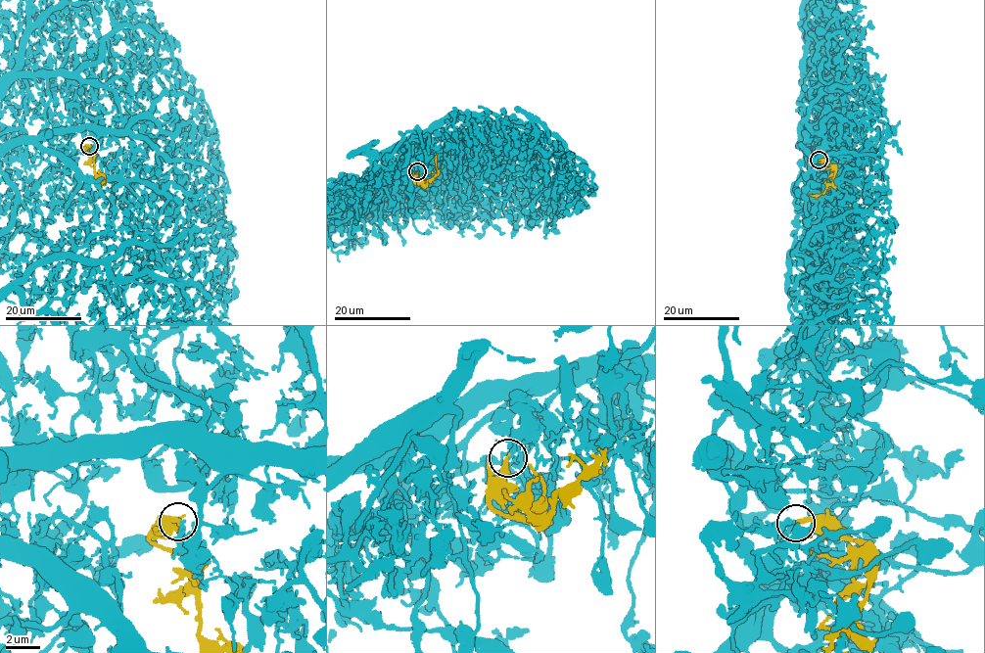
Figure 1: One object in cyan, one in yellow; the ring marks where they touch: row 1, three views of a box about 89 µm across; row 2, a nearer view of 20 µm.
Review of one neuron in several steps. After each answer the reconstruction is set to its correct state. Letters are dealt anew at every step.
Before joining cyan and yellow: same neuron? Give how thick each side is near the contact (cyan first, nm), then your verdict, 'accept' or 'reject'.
calibres 280 and 320 nm; accept

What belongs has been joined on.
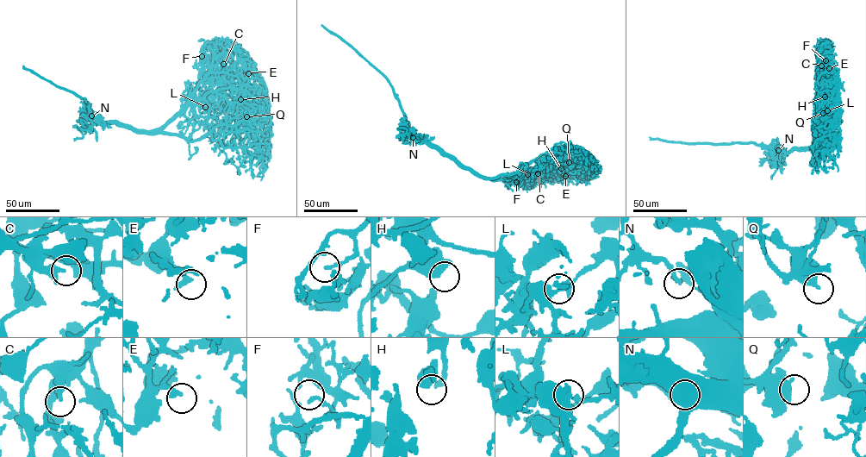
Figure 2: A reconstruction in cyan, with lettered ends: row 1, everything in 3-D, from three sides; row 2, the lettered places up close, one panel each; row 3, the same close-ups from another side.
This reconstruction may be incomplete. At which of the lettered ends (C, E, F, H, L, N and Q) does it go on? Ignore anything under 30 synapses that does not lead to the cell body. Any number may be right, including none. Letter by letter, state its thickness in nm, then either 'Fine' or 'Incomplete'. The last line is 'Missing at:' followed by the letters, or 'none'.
C: Thickness 400 nm. Fine
E: Thickness 200 nm. Fine
F: Thickness 200 nm. Fine
H: Thickness 500 nm. Fine
L: Thickness 150 nm. Fine
N: Thickness 240 nm. Fine
Q: Thickness 700 nm. Fine
Missing at: none

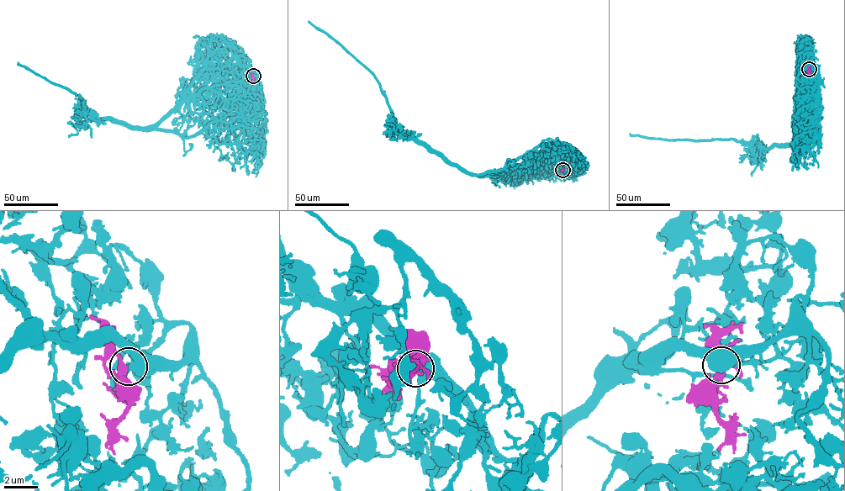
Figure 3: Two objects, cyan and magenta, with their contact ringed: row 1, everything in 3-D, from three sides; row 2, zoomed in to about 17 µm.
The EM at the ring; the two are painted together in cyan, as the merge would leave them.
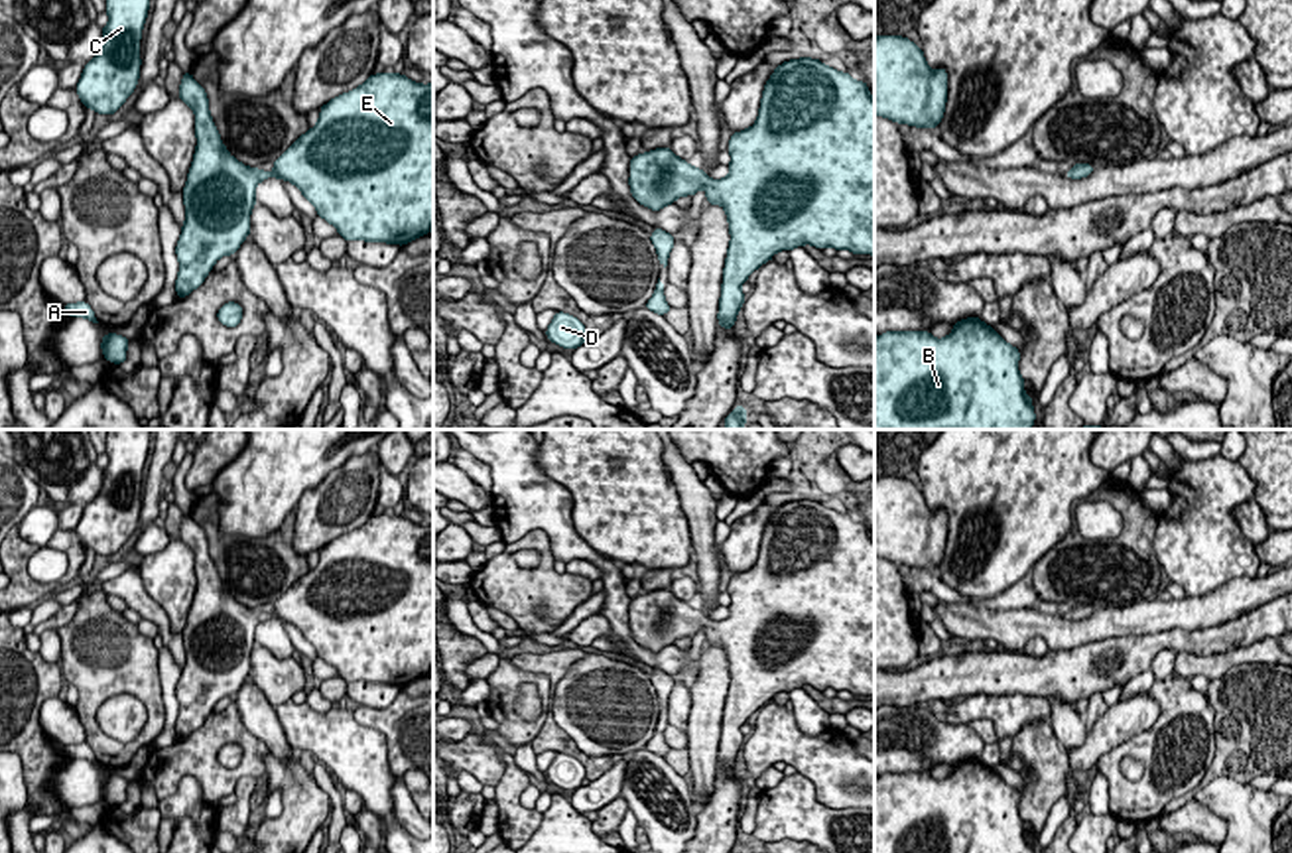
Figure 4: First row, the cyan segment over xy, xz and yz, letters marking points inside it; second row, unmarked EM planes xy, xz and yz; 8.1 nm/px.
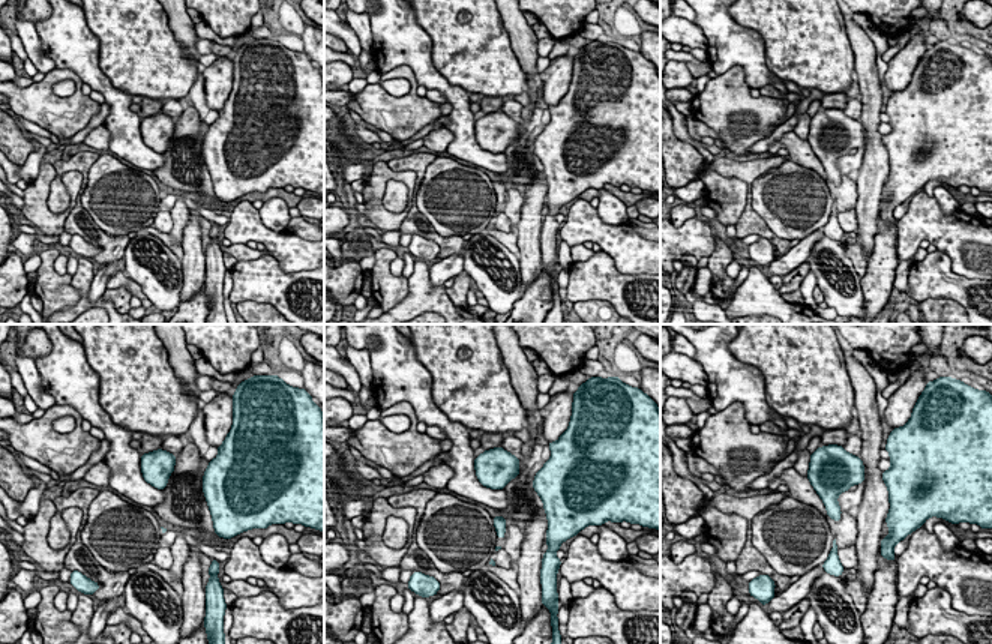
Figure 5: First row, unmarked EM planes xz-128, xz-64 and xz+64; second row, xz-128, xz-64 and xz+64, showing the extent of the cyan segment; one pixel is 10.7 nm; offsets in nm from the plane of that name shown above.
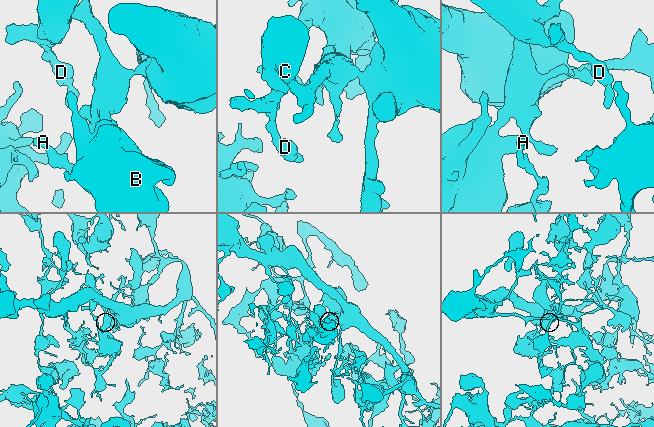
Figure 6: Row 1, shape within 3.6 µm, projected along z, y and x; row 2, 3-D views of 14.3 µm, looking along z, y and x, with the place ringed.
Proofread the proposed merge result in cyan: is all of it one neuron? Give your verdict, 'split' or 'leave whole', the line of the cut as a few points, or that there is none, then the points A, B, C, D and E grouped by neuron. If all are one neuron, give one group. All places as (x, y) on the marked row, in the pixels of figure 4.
leave whole; no cut; A B C D E

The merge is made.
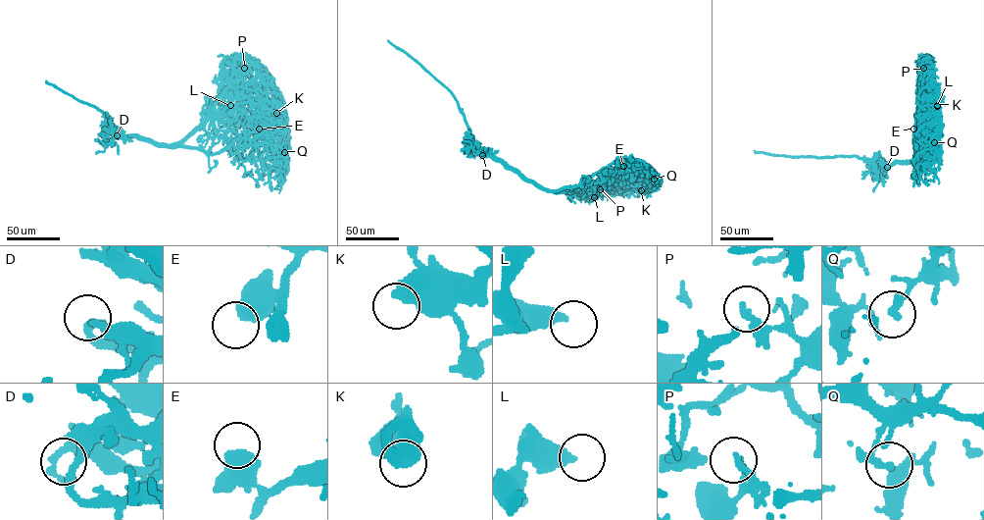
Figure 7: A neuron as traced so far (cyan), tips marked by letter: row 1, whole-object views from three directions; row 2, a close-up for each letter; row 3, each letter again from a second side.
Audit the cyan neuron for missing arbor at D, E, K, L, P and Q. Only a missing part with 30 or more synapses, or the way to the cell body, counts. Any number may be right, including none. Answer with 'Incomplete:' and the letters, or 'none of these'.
Incomplete: none of these

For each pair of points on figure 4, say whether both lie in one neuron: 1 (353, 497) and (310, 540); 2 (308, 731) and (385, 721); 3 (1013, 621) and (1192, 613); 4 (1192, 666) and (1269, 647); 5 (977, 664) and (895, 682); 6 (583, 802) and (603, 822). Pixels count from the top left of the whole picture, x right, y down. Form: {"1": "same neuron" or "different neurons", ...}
{"1": "same neuron", "2": "different neurons", "3": "same neuron", "4": "same neuron", "5": "same neuron", "6": "different neurons"}

